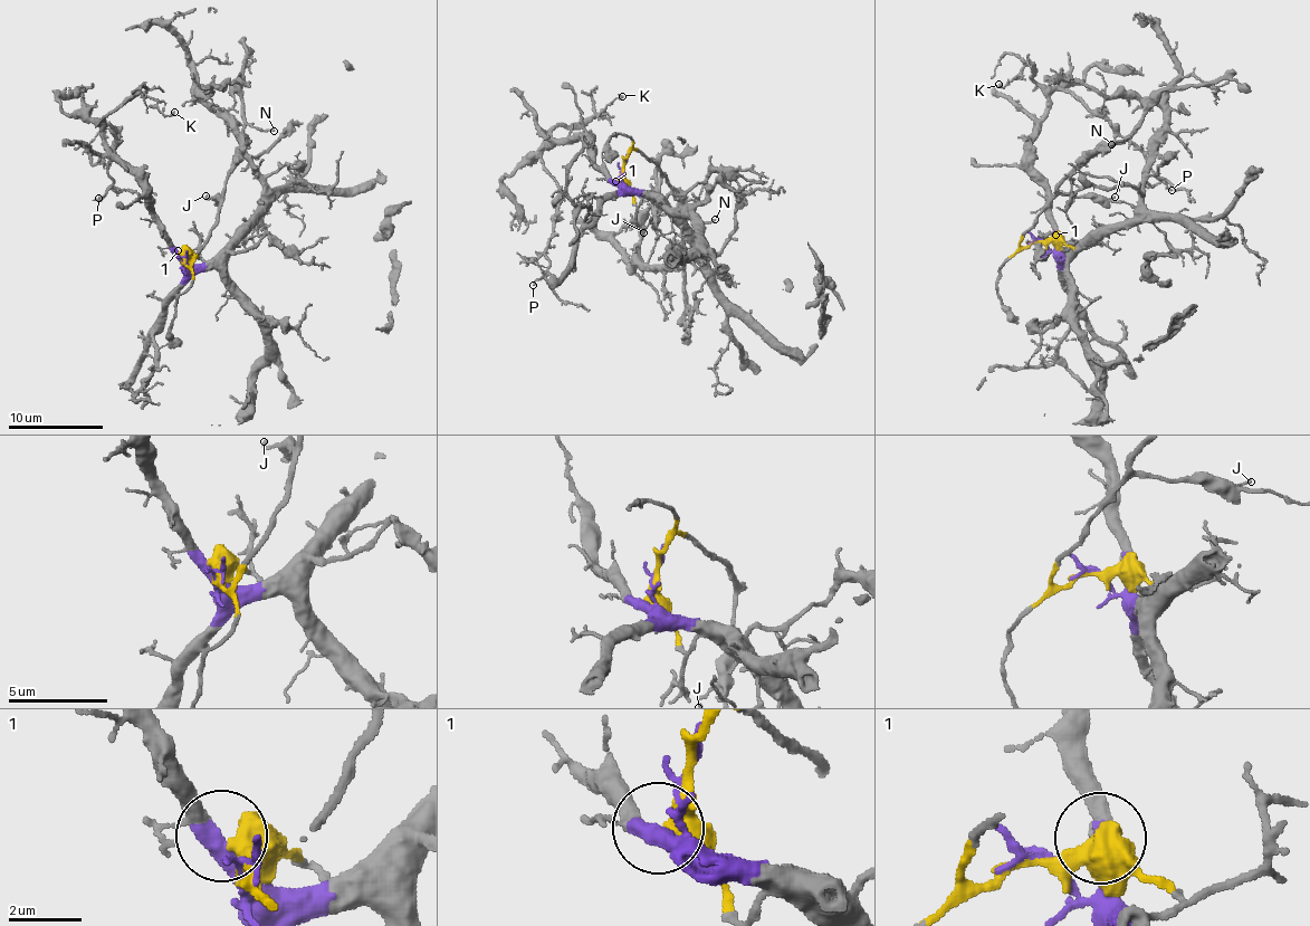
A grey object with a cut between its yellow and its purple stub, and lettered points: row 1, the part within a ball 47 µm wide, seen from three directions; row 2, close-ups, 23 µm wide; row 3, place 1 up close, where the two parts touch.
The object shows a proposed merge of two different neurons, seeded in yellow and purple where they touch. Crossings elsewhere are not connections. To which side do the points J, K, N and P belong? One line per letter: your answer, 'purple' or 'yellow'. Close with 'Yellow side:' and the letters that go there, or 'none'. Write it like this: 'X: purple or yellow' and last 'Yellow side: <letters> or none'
J: yellow
K: purple
N: yellow
P: purple
Yellow side: J, N

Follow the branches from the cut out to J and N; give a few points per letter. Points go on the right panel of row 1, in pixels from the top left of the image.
J: (1041, 240), (1019, 245), (1041, 210), (1058, 194), (1115, 197)
N: (1041, 240), (1019, 245), (1043, 206), (1078, 166), (1127, 139), (1111, 145)

